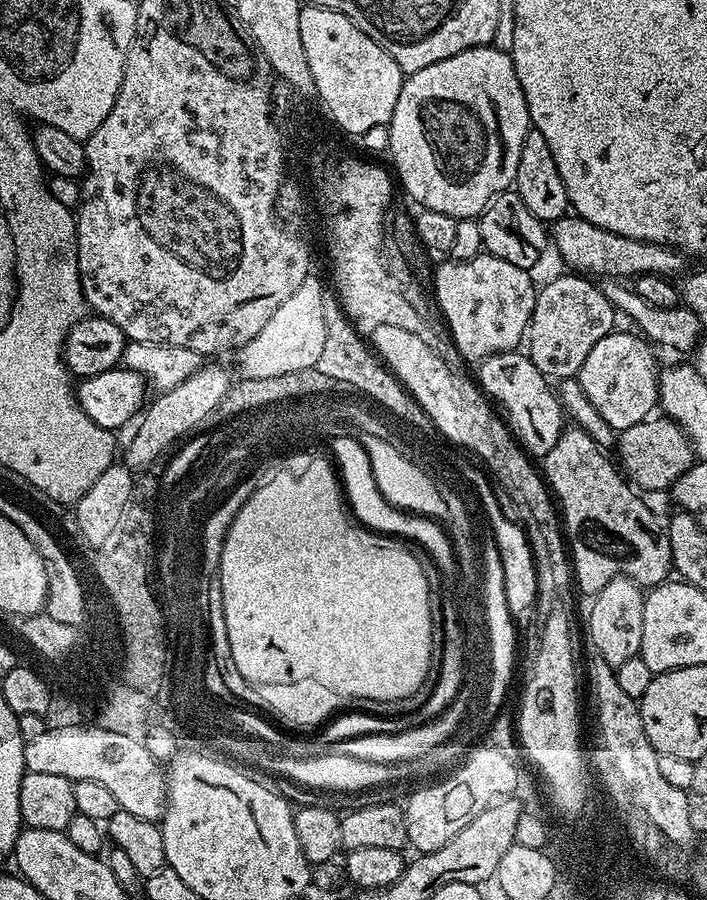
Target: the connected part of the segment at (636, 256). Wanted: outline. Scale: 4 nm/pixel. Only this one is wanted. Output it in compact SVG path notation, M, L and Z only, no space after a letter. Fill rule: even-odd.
M569 214L555 221L550 228L550 244L556 252L569 264L571 271L589 278L635 278L637 276L675 277L675 272L685 271L685 257L674 248L667 248L654 242L642 242L634 238L622 238L622 234L614 234L610 230L602 230L602 226L594 226L594 222L586 222L582 217Z

